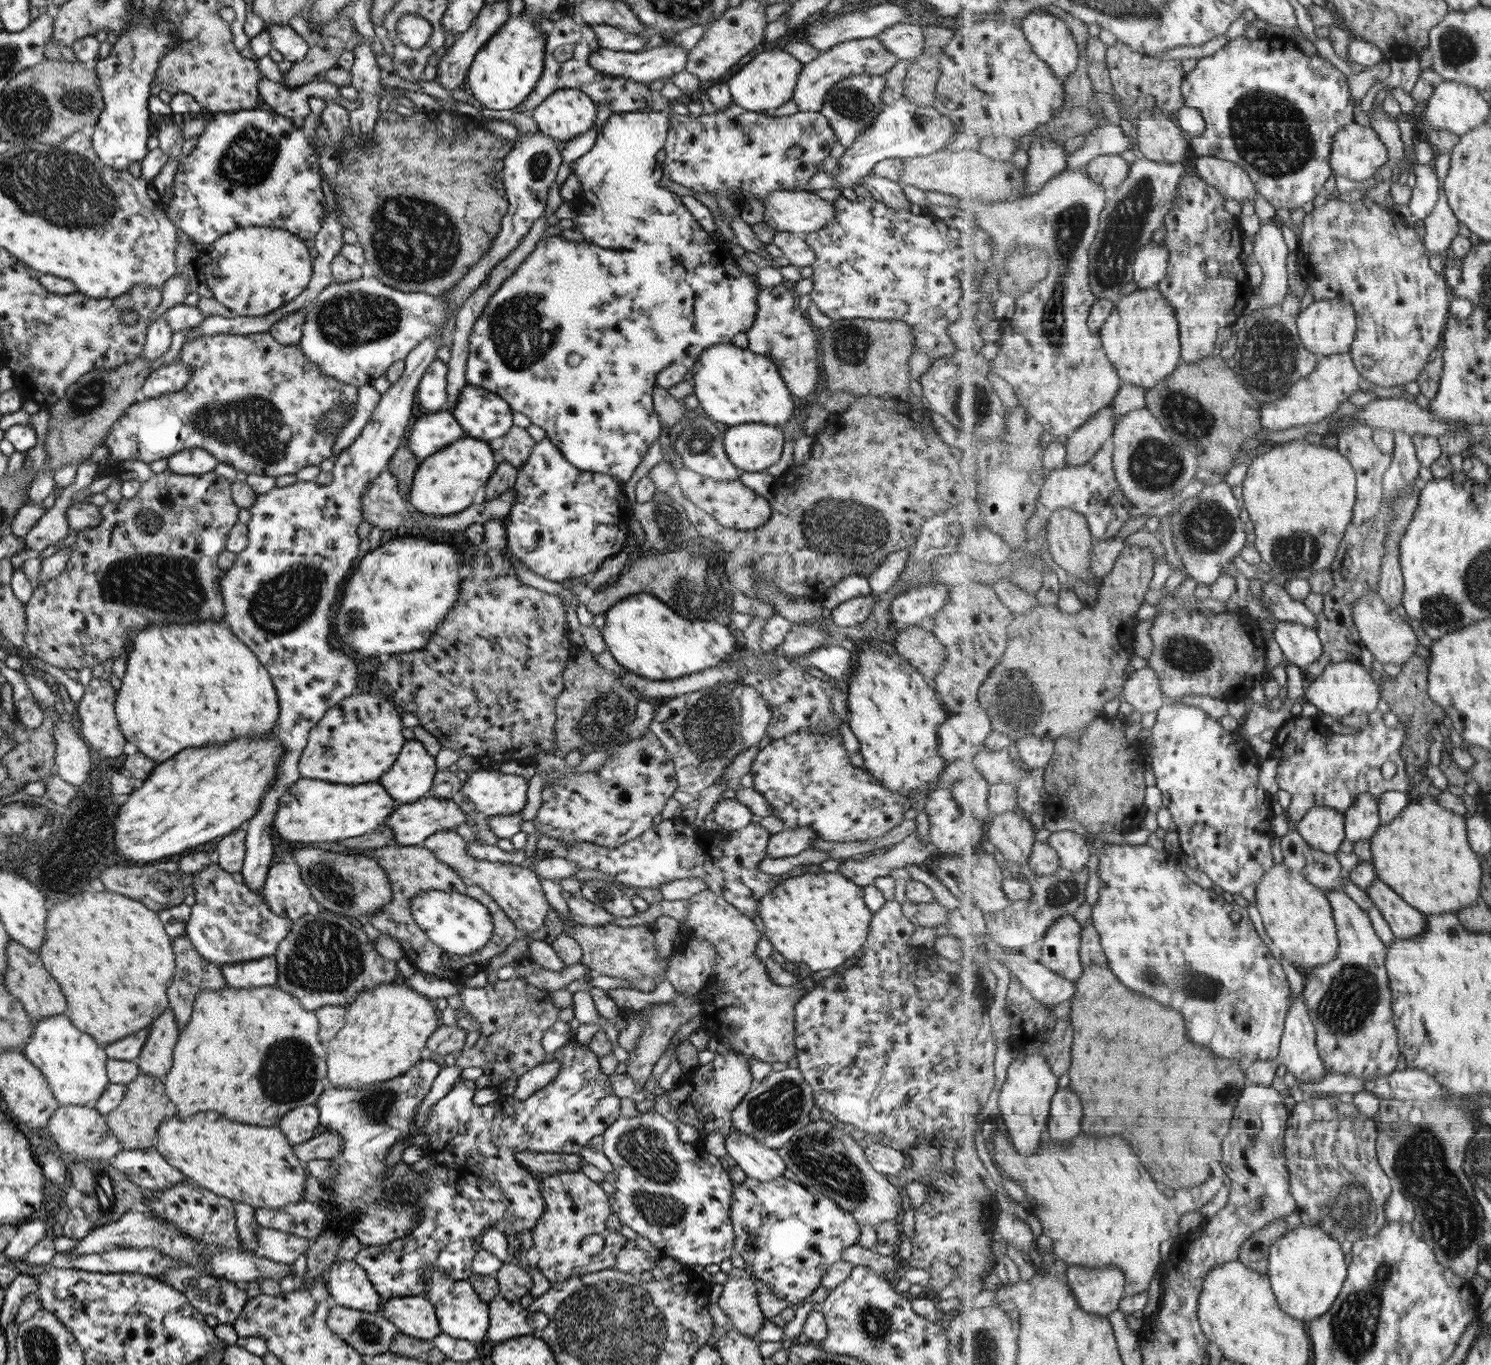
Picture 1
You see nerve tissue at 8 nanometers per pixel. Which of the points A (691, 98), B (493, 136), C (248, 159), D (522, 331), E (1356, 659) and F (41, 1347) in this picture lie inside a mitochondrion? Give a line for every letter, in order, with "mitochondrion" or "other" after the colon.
A: other
B: other
C: mitochondrion
D: mitochondrion
E: other
F: mitochondrion

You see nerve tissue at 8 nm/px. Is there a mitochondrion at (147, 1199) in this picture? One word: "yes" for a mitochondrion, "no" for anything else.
no

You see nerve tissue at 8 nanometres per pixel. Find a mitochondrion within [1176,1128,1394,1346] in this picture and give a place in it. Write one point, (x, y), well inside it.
(1353, 1208)

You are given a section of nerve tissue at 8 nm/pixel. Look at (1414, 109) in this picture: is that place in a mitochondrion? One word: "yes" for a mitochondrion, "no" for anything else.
no

